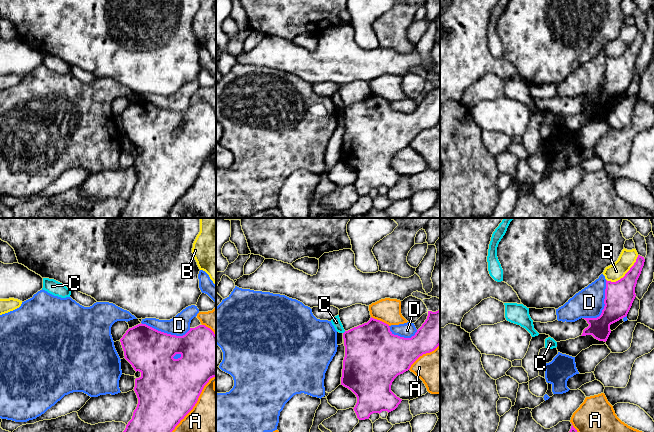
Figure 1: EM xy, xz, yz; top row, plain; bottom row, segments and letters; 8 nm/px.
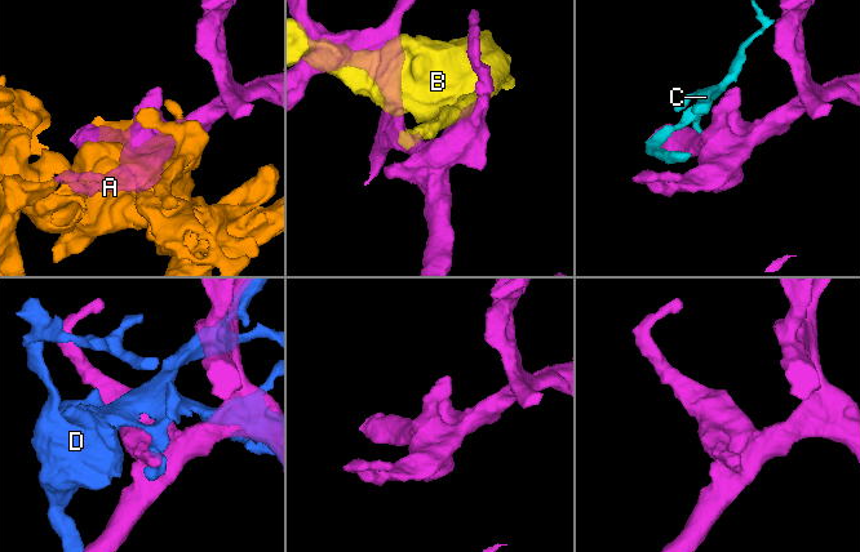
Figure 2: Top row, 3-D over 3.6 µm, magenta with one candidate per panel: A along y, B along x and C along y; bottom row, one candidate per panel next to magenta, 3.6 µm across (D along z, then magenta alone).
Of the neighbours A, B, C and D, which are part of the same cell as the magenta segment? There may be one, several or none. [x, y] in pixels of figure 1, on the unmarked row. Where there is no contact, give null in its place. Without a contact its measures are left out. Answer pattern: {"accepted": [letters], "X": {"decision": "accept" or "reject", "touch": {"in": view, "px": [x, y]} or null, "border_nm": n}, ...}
{"accepted": [], "A": {"decision": "reject", "touch": {"in": "xy", "px": [192, 184]}, "border_nm": 650}, "B": {"decision": "reject", "touch": {"in": "yz", "px": [625, 50]}, "border_nm": 340}, "C": {"decision": "reject", "touch": {"in": "xz", "px": [344, 108]}, "border_nm": 30}, "D": {"decision": "reject", "touch": {"in": "yz", "px": [604, 82]}, "border_nm": 360}}

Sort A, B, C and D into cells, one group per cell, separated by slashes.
A / B / C / D

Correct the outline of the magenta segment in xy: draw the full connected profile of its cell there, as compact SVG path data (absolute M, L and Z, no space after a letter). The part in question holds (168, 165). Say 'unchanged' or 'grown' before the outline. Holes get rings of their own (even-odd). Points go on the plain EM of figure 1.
unchanged; M141 99L132 104L129 104L120 115L120 118L124 127L124 134L132 141L136 148L139 147L141 149L141 152L135 155L134 163L134 167L138 174L138 180L133 188L132 195L128 198L125 206L122 209L119 218L166 218L175 203L193 185L204 162L211 154L216 153L216 111L205 101L199 101L195 104L190 104L190 106L185 111L176 112L158 107L146 100Z

